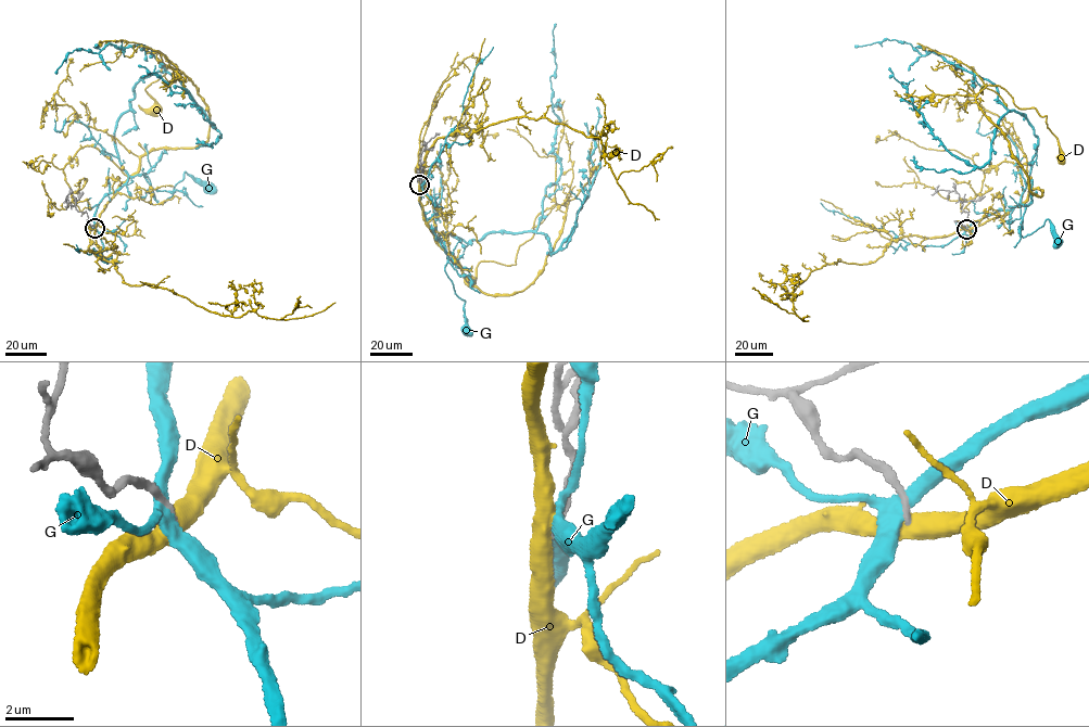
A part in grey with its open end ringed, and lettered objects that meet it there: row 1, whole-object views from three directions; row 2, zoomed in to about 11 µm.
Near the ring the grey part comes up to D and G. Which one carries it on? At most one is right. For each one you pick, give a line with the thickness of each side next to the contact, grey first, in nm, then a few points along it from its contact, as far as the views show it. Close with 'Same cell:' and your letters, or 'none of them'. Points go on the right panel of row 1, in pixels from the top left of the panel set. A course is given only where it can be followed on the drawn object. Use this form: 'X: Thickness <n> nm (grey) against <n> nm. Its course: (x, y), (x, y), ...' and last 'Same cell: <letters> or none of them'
Same cell: none of them

